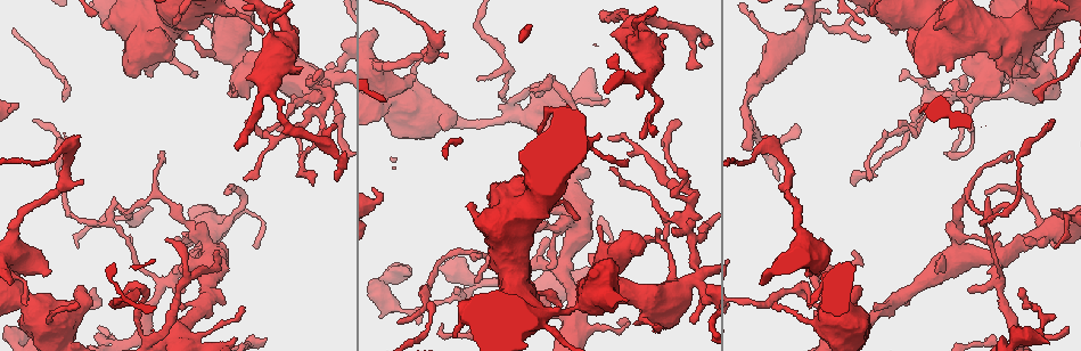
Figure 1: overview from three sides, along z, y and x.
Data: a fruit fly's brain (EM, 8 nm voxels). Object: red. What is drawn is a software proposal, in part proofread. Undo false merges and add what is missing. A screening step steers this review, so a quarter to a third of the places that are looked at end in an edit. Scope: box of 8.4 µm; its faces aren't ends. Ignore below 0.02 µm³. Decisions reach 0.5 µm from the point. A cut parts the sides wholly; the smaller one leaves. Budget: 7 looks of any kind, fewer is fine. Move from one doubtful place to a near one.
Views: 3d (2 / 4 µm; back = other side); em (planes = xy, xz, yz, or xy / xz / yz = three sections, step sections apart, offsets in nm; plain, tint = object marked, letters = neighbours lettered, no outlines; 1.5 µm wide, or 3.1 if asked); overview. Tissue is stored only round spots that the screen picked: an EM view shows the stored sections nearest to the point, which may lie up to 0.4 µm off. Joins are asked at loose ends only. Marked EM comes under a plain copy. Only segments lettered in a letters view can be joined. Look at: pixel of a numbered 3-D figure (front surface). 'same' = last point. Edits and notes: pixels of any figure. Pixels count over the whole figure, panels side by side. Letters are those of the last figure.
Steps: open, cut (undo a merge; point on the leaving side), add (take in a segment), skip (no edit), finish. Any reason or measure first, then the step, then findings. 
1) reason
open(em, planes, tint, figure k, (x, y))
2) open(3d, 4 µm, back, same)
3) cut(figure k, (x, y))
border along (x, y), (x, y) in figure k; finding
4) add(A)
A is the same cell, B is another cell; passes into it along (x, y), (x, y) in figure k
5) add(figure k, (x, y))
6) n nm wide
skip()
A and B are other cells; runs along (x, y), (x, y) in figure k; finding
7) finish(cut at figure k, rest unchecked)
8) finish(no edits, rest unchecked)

an open end
open(3d, 4 µm, figure 1, (779, 179))

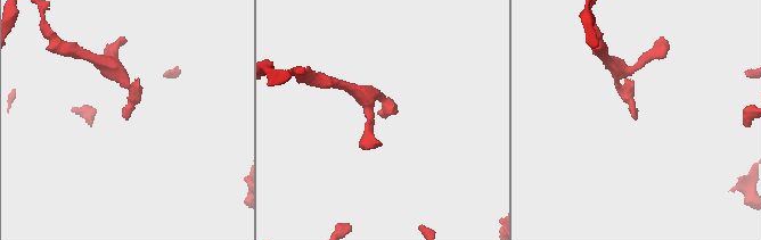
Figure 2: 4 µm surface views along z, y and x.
need the tissue
open(em, planes, tint, figure 2, (383, 115))

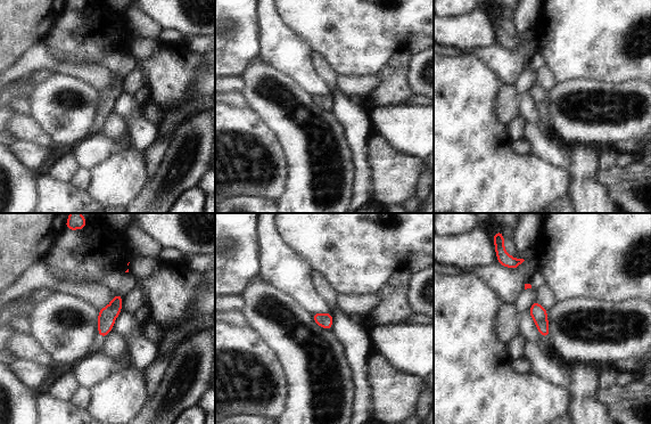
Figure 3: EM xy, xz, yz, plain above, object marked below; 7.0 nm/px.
open(em, planes, letters, same)

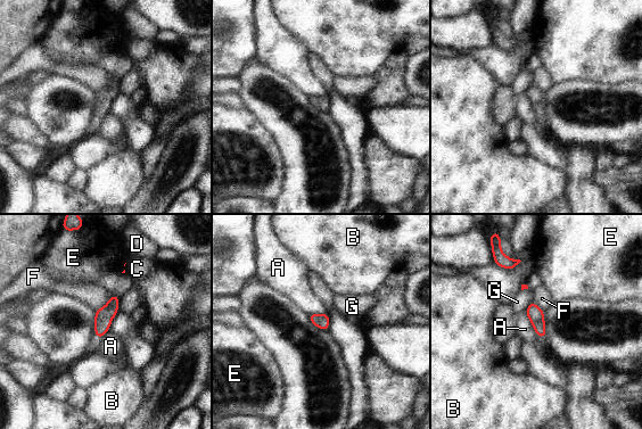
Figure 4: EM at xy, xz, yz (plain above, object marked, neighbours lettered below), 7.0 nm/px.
skip()
A, B, C, D, E, F and G are other cells; border along (524, 312), (534, 331), (543, 338) in figure 4; none of them fits

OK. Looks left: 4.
an open end
open(3d, 2 µm, figure 1, (578, 218))

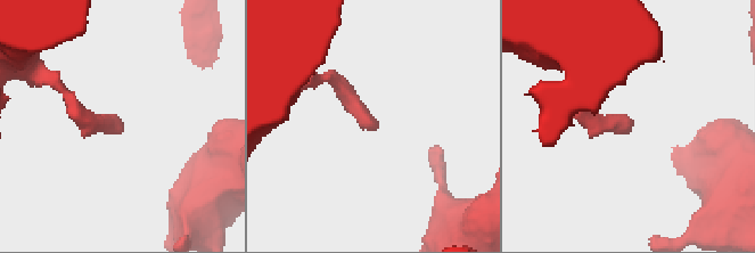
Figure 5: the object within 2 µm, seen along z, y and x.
open(em, yz, step 8, tint, figure 5, (378, 127))

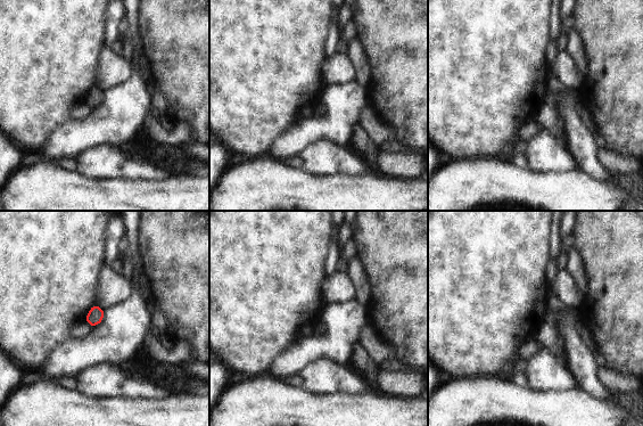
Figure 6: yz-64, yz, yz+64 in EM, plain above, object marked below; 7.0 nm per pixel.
open(em, planes, letters, same)

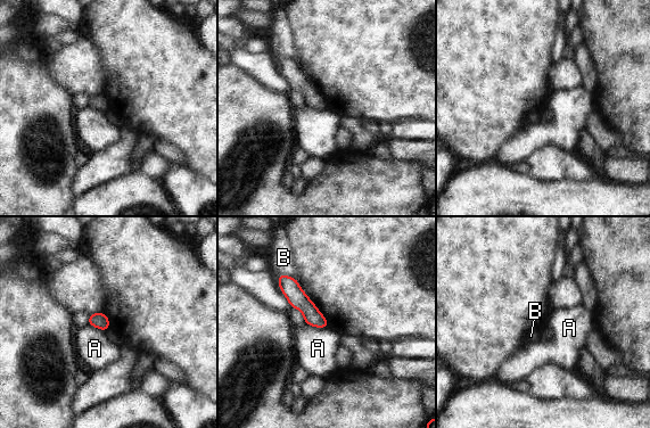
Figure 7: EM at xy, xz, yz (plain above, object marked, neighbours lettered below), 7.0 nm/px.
110 nm wide
skip()
A and B are other cells; runs along (280, 278), (324, 324) in figure 7; no lettered segment goes on from it

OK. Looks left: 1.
finish(no edits, rest unchecked)

